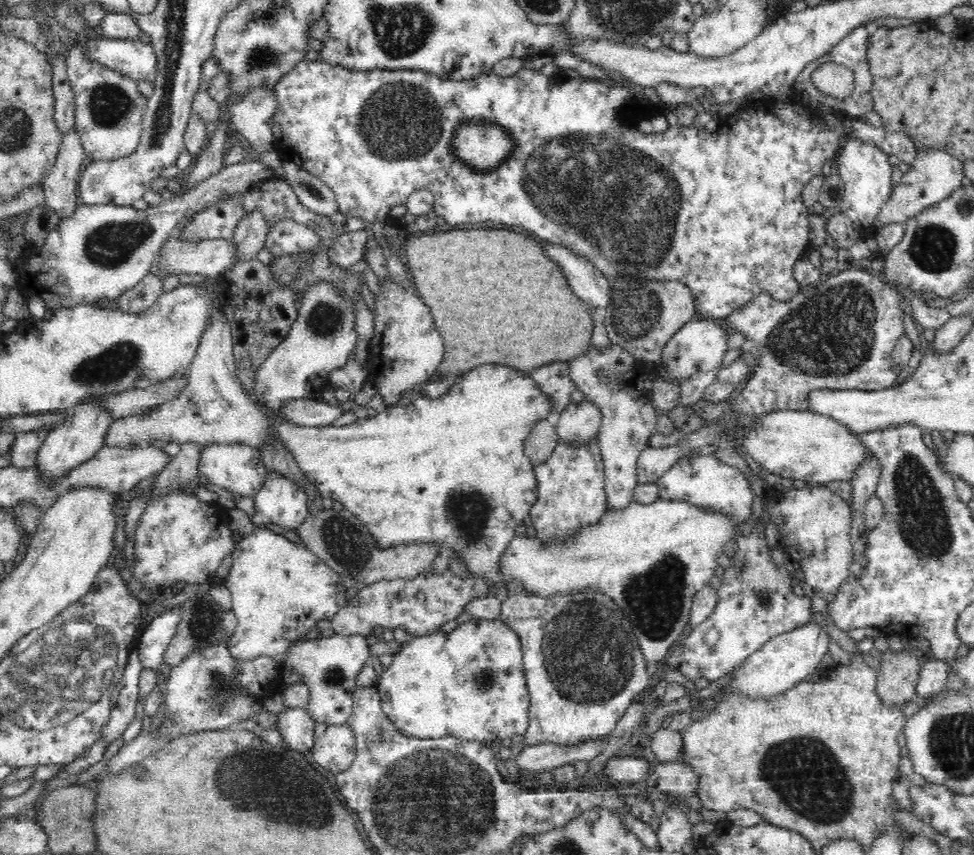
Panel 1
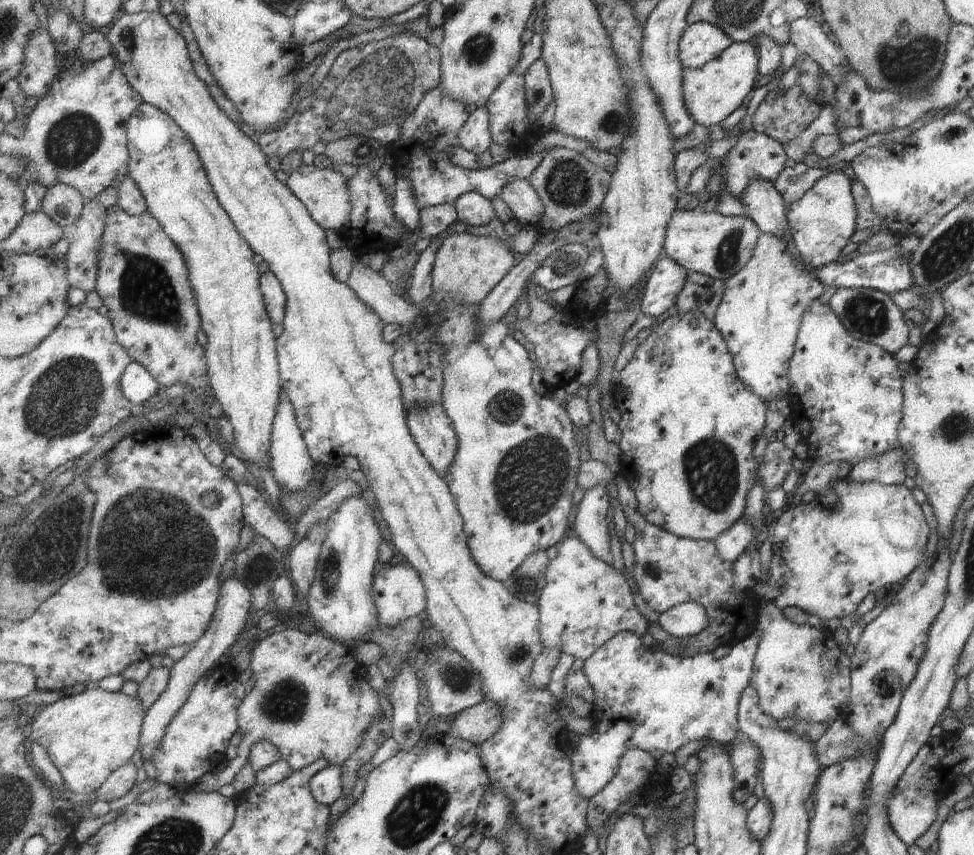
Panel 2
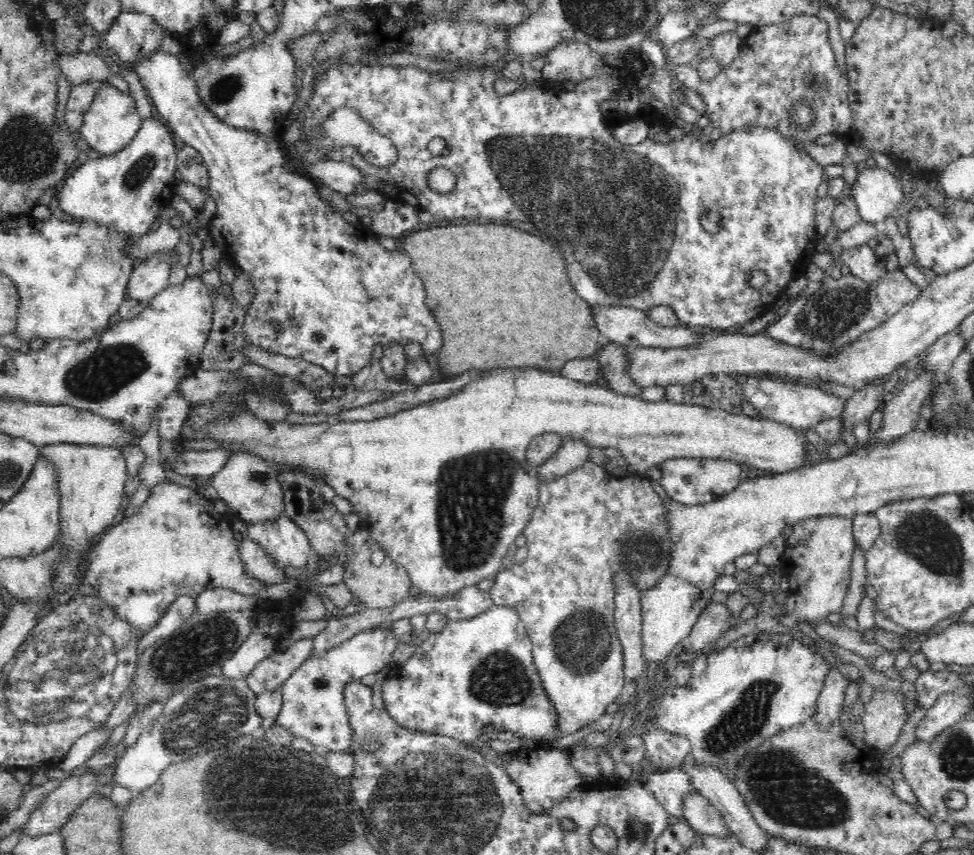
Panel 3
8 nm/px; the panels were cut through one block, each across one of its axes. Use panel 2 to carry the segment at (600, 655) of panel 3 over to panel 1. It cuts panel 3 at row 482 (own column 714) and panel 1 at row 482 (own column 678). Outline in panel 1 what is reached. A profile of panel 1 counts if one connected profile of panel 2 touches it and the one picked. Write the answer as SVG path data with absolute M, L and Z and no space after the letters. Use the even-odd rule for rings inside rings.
M598 435L590 437L587 441L574 441L566 443L558 438L553 453L542 464L533 466L536 479L537 499L529 510L529 516L535 528L536 536L542 541L549 541L554 537L569 537L573 535L580 525L595 523L608 505L605 492L604 459L600 451Z

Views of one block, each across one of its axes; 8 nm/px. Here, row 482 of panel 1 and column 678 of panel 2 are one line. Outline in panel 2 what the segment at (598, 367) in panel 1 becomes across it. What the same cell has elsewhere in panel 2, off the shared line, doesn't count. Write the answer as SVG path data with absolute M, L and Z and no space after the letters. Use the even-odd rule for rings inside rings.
M689 601L660 613L659 623L673 638L687 639L705 626L706 614L700 604Z

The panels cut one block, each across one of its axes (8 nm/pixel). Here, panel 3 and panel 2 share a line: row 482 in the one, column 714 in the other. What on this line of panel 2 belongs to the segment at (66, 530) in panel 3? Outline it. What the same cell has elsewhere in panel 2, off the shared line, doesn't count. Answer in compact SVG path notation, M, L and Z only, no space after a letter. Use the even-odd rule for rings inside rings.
M732 42L717 59L710 60L695 70L684 68L683 94L694 122L705 127L713 126L727 118L735 108L739 108L753 86L757 63L756 50L751 48L749 42Z

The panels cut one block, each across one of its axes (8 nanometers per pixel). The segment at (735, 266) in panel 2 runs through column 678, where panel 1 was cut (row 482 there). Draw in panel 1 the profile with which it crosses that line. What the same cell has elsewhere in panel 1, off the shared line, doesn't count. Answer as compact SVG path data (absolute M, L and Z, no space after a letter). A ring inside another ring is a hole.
M232 441L204 445L200 453L199 472L216 486L231 491L233 494L252 497L260 490L268 469L259 449L250 444L244 444L242 441Z

